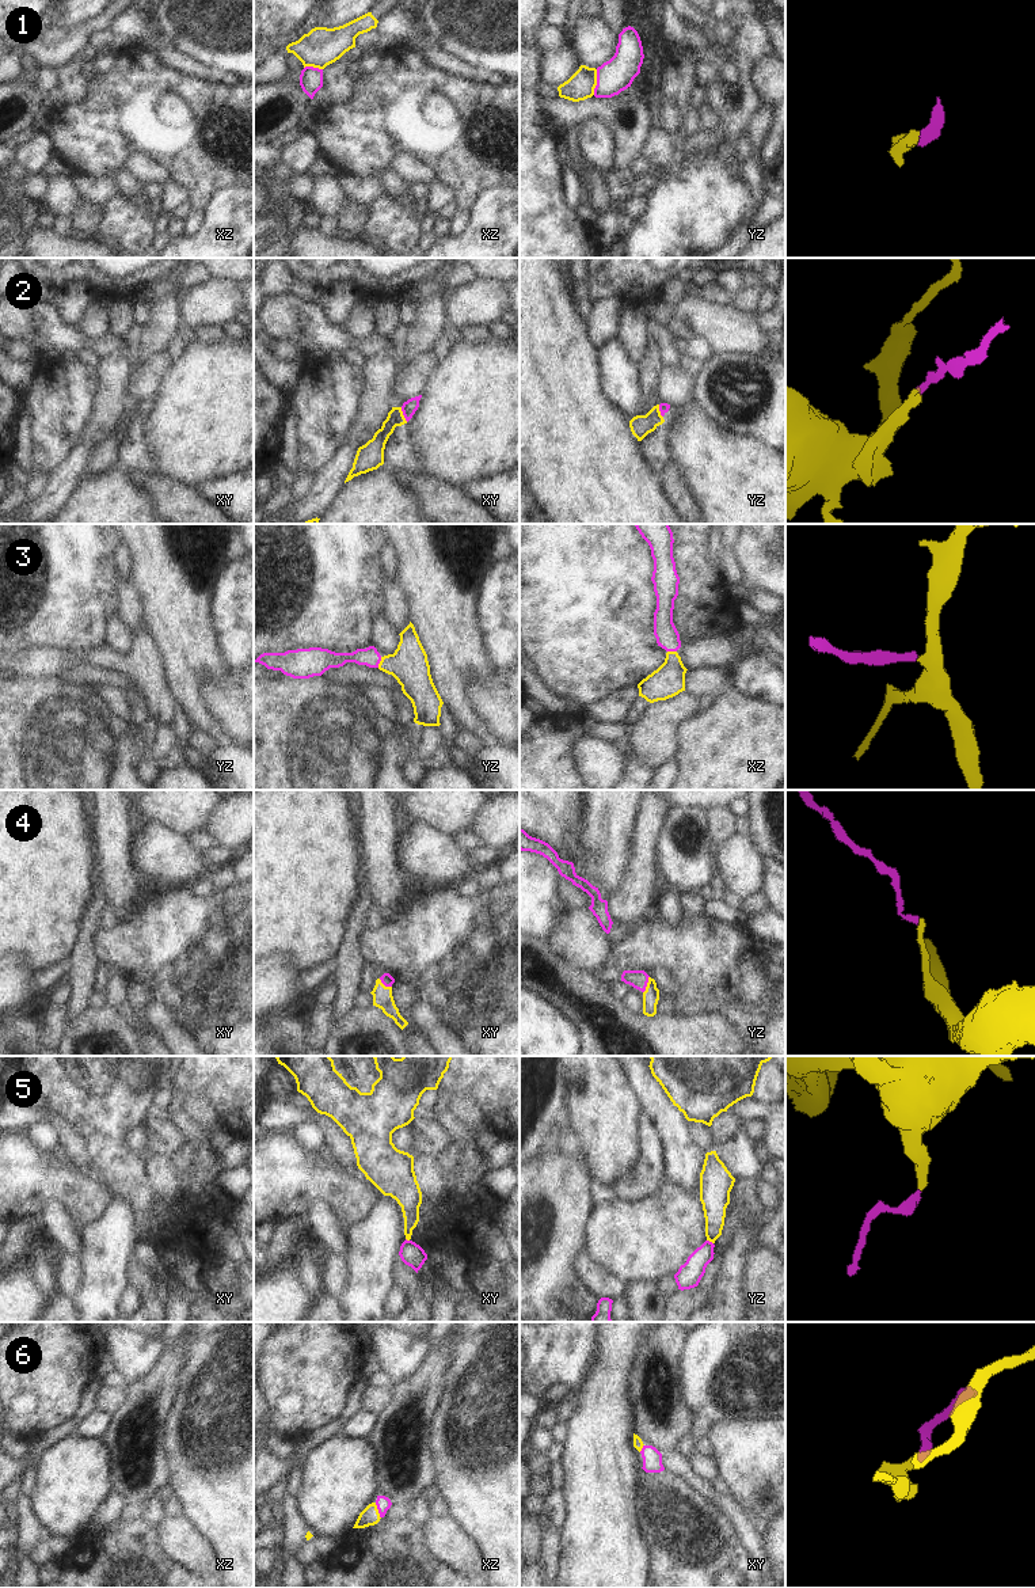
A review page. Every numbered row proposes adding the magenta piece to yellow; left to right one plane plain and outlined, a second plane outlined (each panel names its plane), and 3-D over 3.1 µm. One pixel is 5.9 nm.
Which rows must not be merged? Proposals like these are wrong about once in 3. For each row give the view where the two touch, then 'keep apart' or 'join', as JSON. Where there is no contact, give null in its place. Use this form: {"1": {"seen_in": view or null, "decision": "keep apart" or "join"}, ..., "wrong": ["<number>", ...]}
{"1": {"seen_in": "yz", "decision": "keep apart"}, "2": {"seen_in": "xy", "decision": "keep apart"}, "3": {"seen_in": "yz", "decision": "join"}, "4": {"seen_in": "yz", "decision": "join"}, "5": {"seen_in": "yz", "decision": "keep apart"}, "6": {"seen_in": "xz", "decision": "join"}, "wrong": ["1", "2", "5"]}

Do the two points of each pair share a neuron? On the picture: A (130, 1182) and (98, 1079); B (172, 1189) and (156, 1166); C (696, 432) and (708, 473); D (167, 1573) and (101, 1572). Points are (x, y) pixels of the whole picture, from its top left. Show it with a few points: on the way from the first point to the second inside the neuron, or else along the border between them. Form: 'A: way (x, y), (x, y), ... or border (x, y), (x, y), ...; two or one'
A: way (111, 1157), (105, 1136), (103, 1105); one
B: way (171, 1184), (162, 1171); one
C: way (696, 441), (707, 454), (708, 463); one
D: way (151, 1573), (117, 1573); one

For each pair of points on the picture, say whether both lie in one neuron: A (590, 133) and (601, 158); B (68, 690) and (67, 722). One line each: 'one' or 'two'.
A: one
B: one

